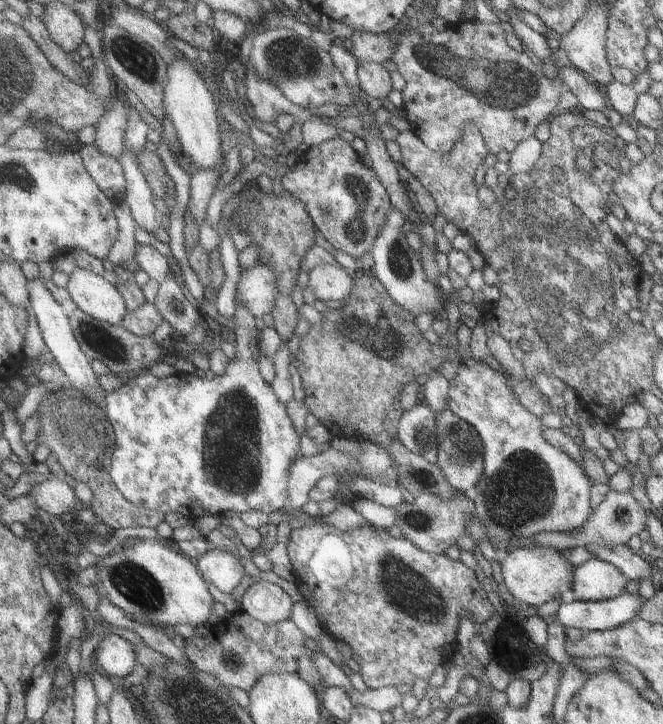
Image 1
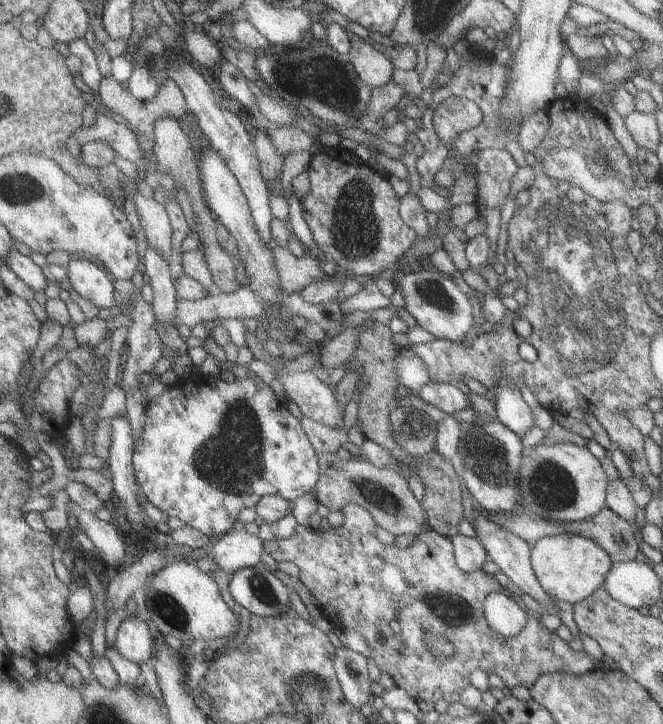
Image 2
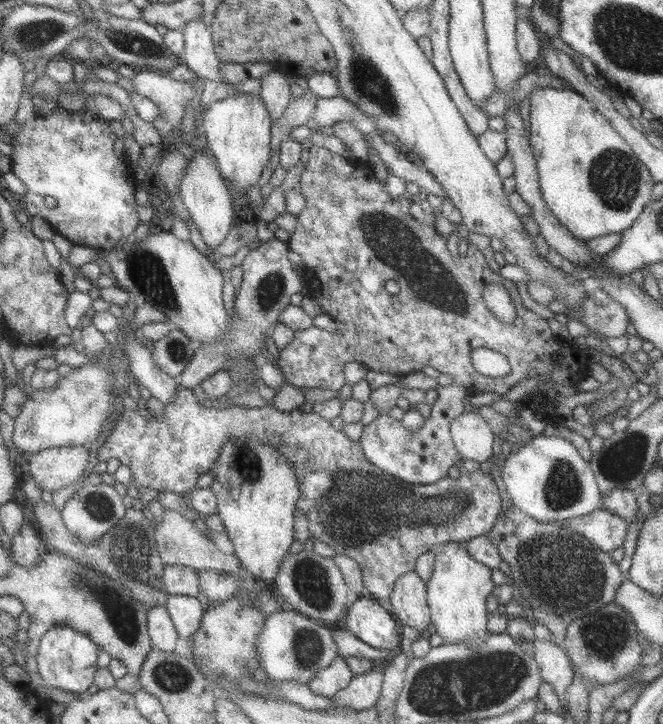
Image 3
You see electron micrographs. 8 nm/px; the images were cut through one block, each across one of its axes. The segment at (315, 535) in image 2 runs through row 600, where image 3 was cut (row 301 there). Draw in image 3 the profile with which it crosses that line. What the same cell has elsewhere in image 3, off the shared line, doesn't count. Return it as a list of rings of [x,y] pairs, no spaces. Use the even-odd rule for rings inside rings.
[[[311,146],[309,149],[309,160],[304,167],[304,172],[301,173],[299,182],[296,186],[298,191],[304,196],[304,207],[299,211],[299,214],[296,214],[295,216],[296,227],[293,234],[288,237],[286,244],[291,252],[294,252],[301,257],[303,266],[301,275],[309,289],[307,295],[317,301],[321,313],[330,316],[333,319],[333,322],[336,322],[336,332],[323,331],[315,328],[315,326],[311,326],[305,330],[294,331],[292,341],[285,345],[283,350],[279,351],[279,360],[277,360],[277,367],[284,377],[285,382],[294,388],[319,388],[335,392],[339,391],[344,384],[342,368],[343,364],[347,364],[347,362],[357,362],[364,365],[369,371],[385,372],[385,374],[391,374],[391,376],[398,378],[403,378],[407,374],[421,371],[422,368],[428,366],[429,368],[435,369],[440,374],[450,376],[452,378],[451,386],[461,386],[463,390],[466,390],[467,394],[491,392],[504,398],[511,387],[525,379],[539,376],[541,379],[541,385],[539,386],[551,386],[555,389],[555,392],[547,396],[545,392],[539,392],[537,386],[530,396],[526,398],[527,409],[534,411],[542,418],[549,417],[557,420],[556,413],[558,401],[561,399],[563,400],[565,397],[570,397],[571,395],[575,396],[580,392],[577,382],[581,380],[585,373],[584,358],[579,356],[577,352],[573,352],[573,350],[575,350],[575,346],[573,345],[571,345],[571,354],[573,354],[573,358],[571,358],[571,354],[561,352],[561,348],[563,348],[565,342],[551,333],[551,330],[547,327],[547,321],[545,319],[541,318],[536,313],[533,314],[532,311],[529,312],[529,309],[517,310],[517,316],[515,315],[513,322],[510,322],[509,324],[499,322],[489,310],[487,310],[482,299],[482,288],[485,285],[497,285],[495,282],[497,276],[495,276],[495,273],[493,274],[489,269],[481,251],[472,245],[468,245],[465,256],[452,257],[445,247],[446,239],[435,231],[433,226],[431,227],[422,224],[409,214],[409,206],[413,199],[406,195],[391,197],[391,195],[385,191],[384,183],[379,182],[374,177],[374,173],[368,164],[361,164],[359,161],[352,161],[350,158],[345,159],[338,154],[333,154],[332,152],[325,150],[325,148]],[[387,280],[395,280],[395,282],[398,282],[400,289],[396,295],[389,295],[383,288],[383,285]],[[481,347],[501,354],[501,356],[507,360],[510,372],[503,377],[494,379],[489,379],[481,374],[477,374],[477,372],[473,370],[473,366],[471,366],[469,354],[474,349]]]

